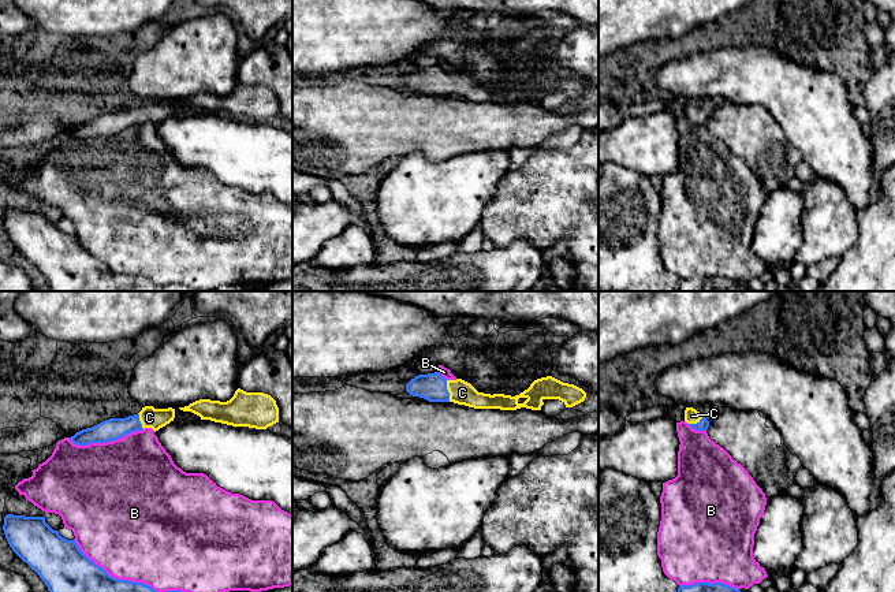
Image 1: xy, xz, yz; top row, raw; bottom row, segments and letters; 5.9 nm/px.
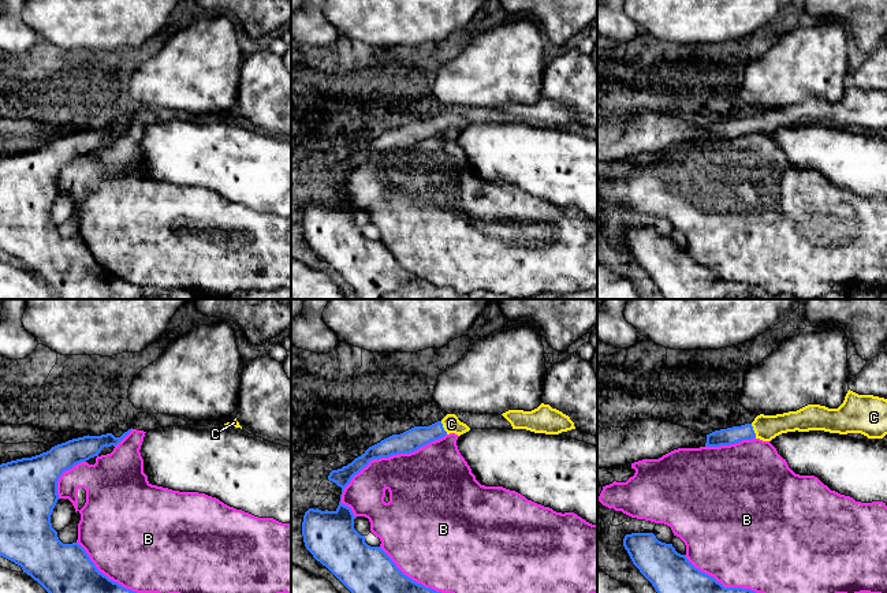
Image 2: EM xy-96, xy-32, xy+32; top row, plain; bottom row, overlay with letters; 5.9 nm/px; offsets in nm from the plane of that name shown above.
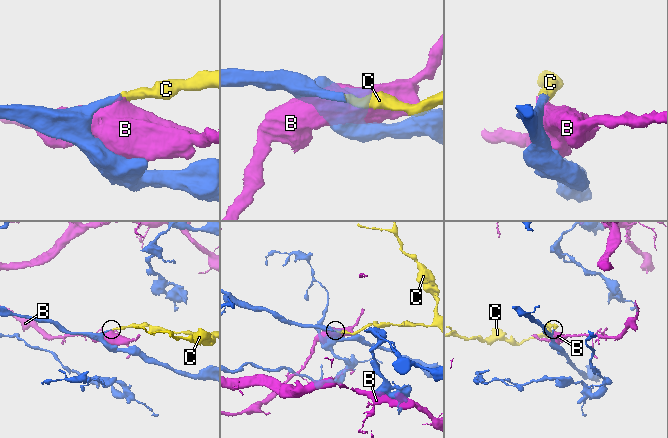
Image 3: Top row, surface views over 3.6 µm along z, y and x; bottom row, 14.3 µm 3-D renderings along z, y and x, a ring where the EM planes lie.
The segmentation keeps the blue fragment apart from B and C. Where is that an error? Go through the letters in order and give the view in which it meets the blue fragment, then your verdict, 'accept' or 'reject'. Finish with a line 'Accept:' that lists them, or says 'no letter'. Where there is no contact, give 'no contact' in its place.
B: xy | reject
C: xz | accept
Accept: C

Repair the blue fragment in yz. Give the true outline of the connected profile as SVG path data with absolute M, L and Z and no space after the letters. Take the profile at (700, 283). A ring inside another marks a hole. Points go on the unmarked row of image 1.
M696 276L693 279L679 279L676 291L752 291L739 283L721 276Z

